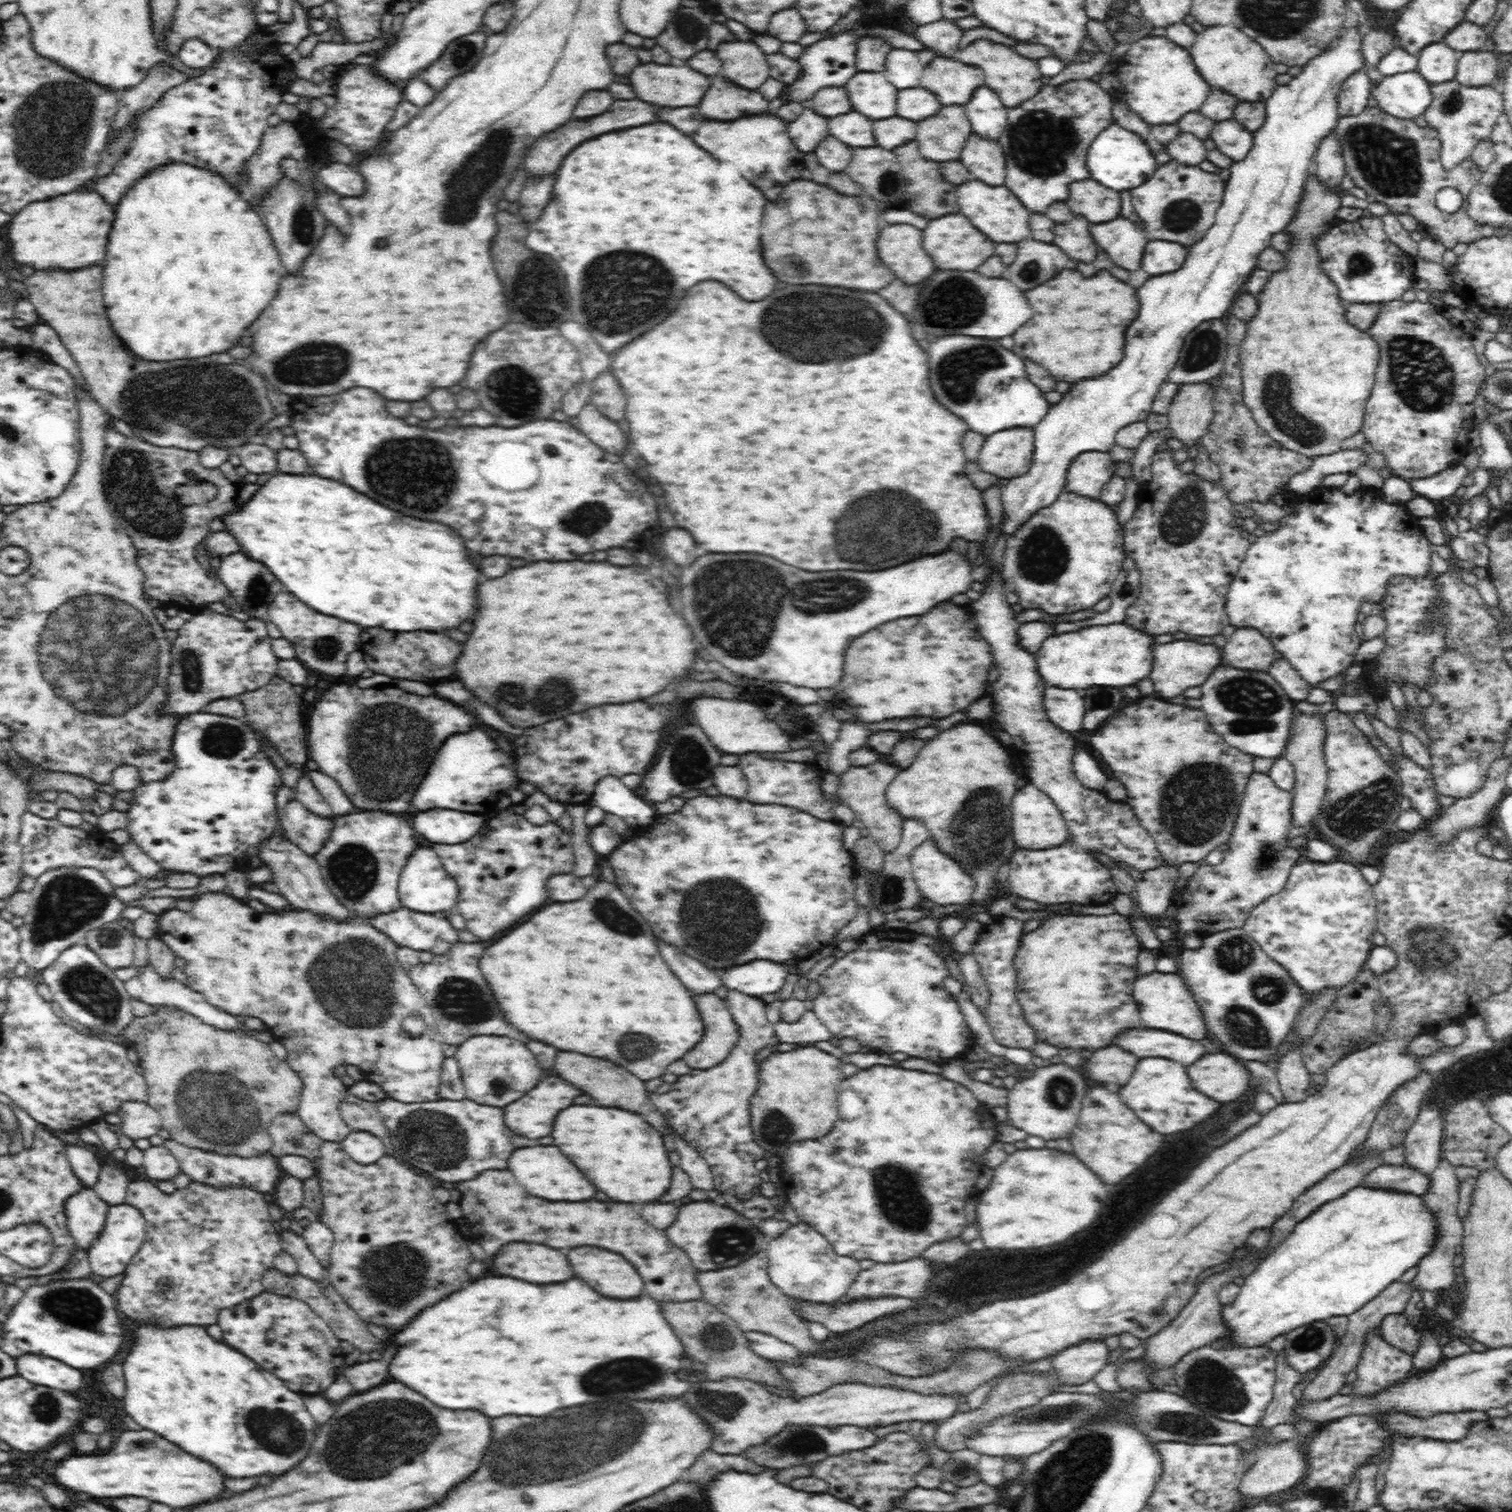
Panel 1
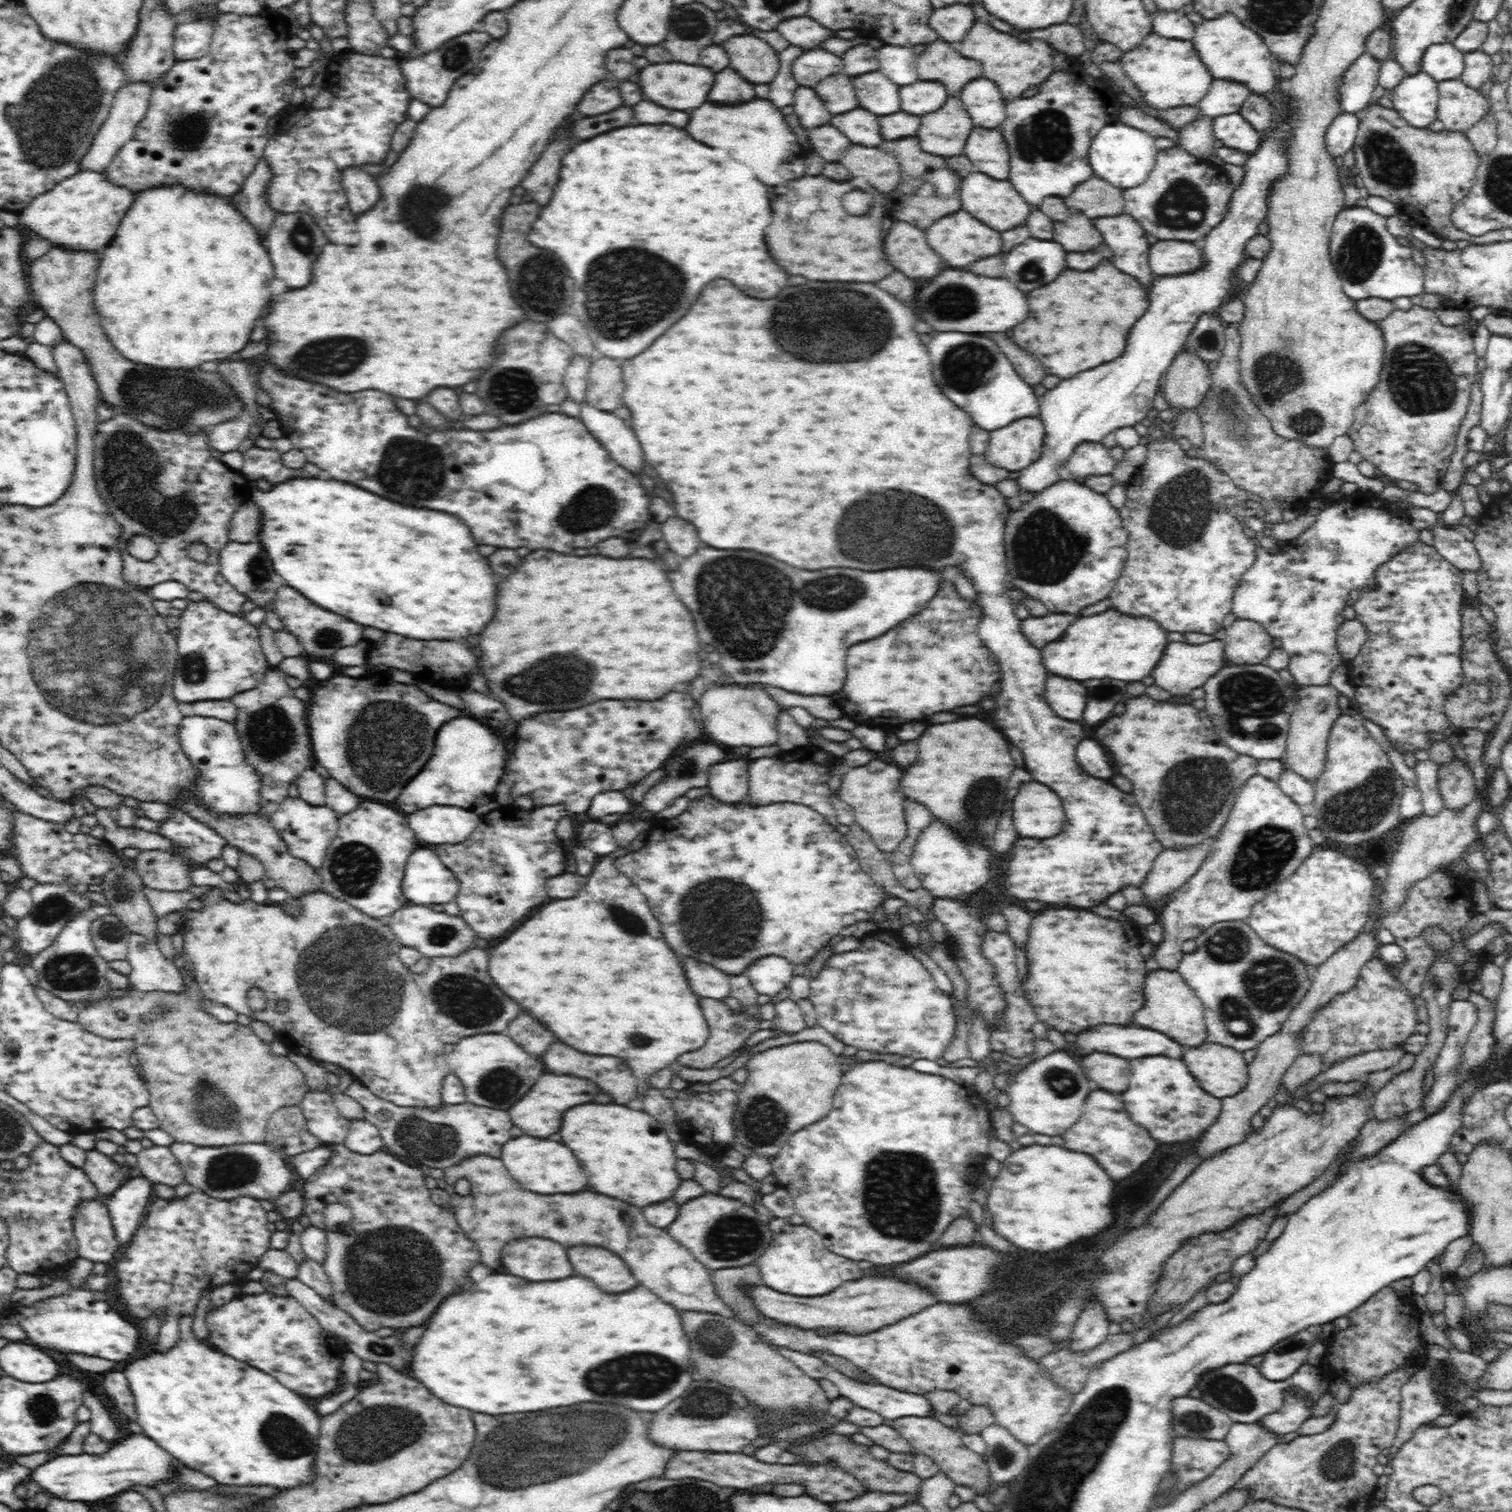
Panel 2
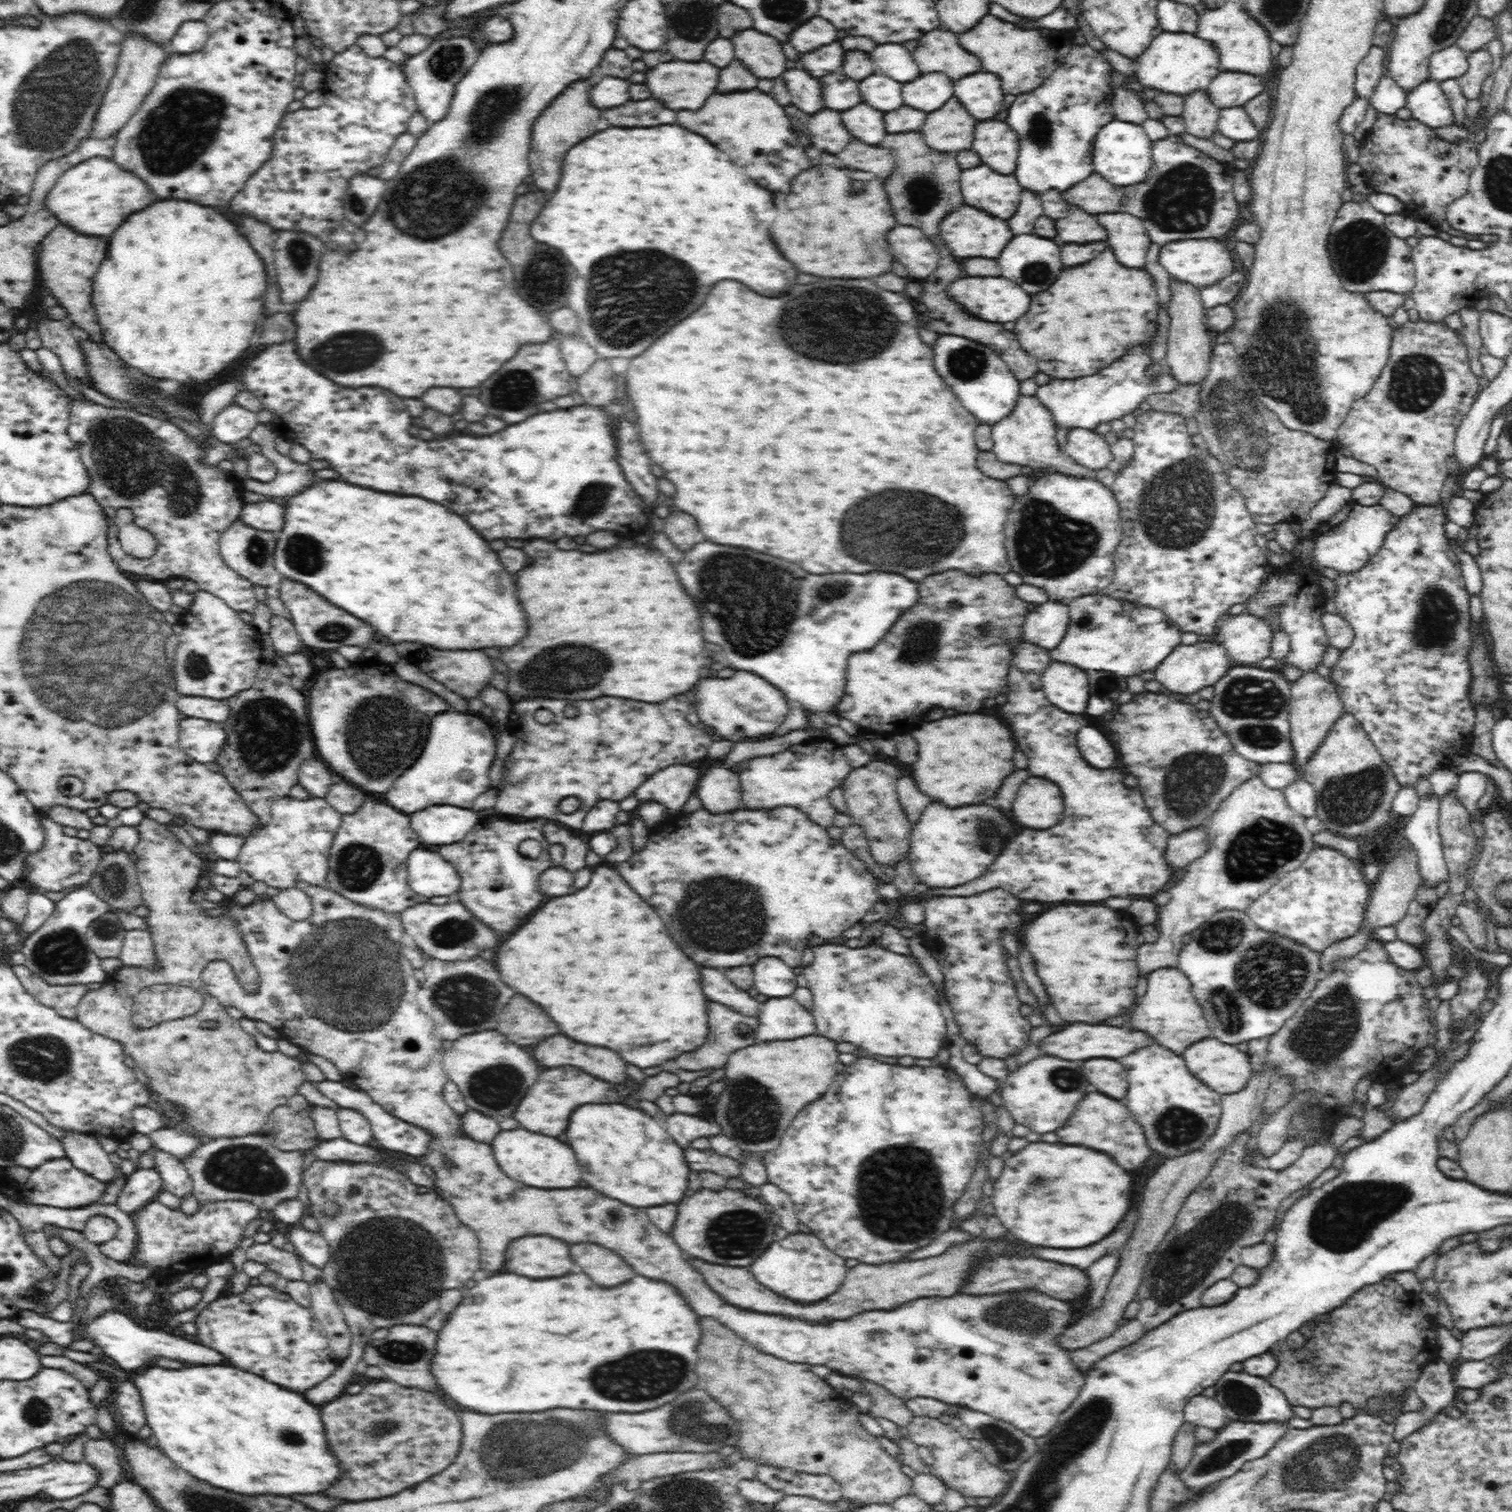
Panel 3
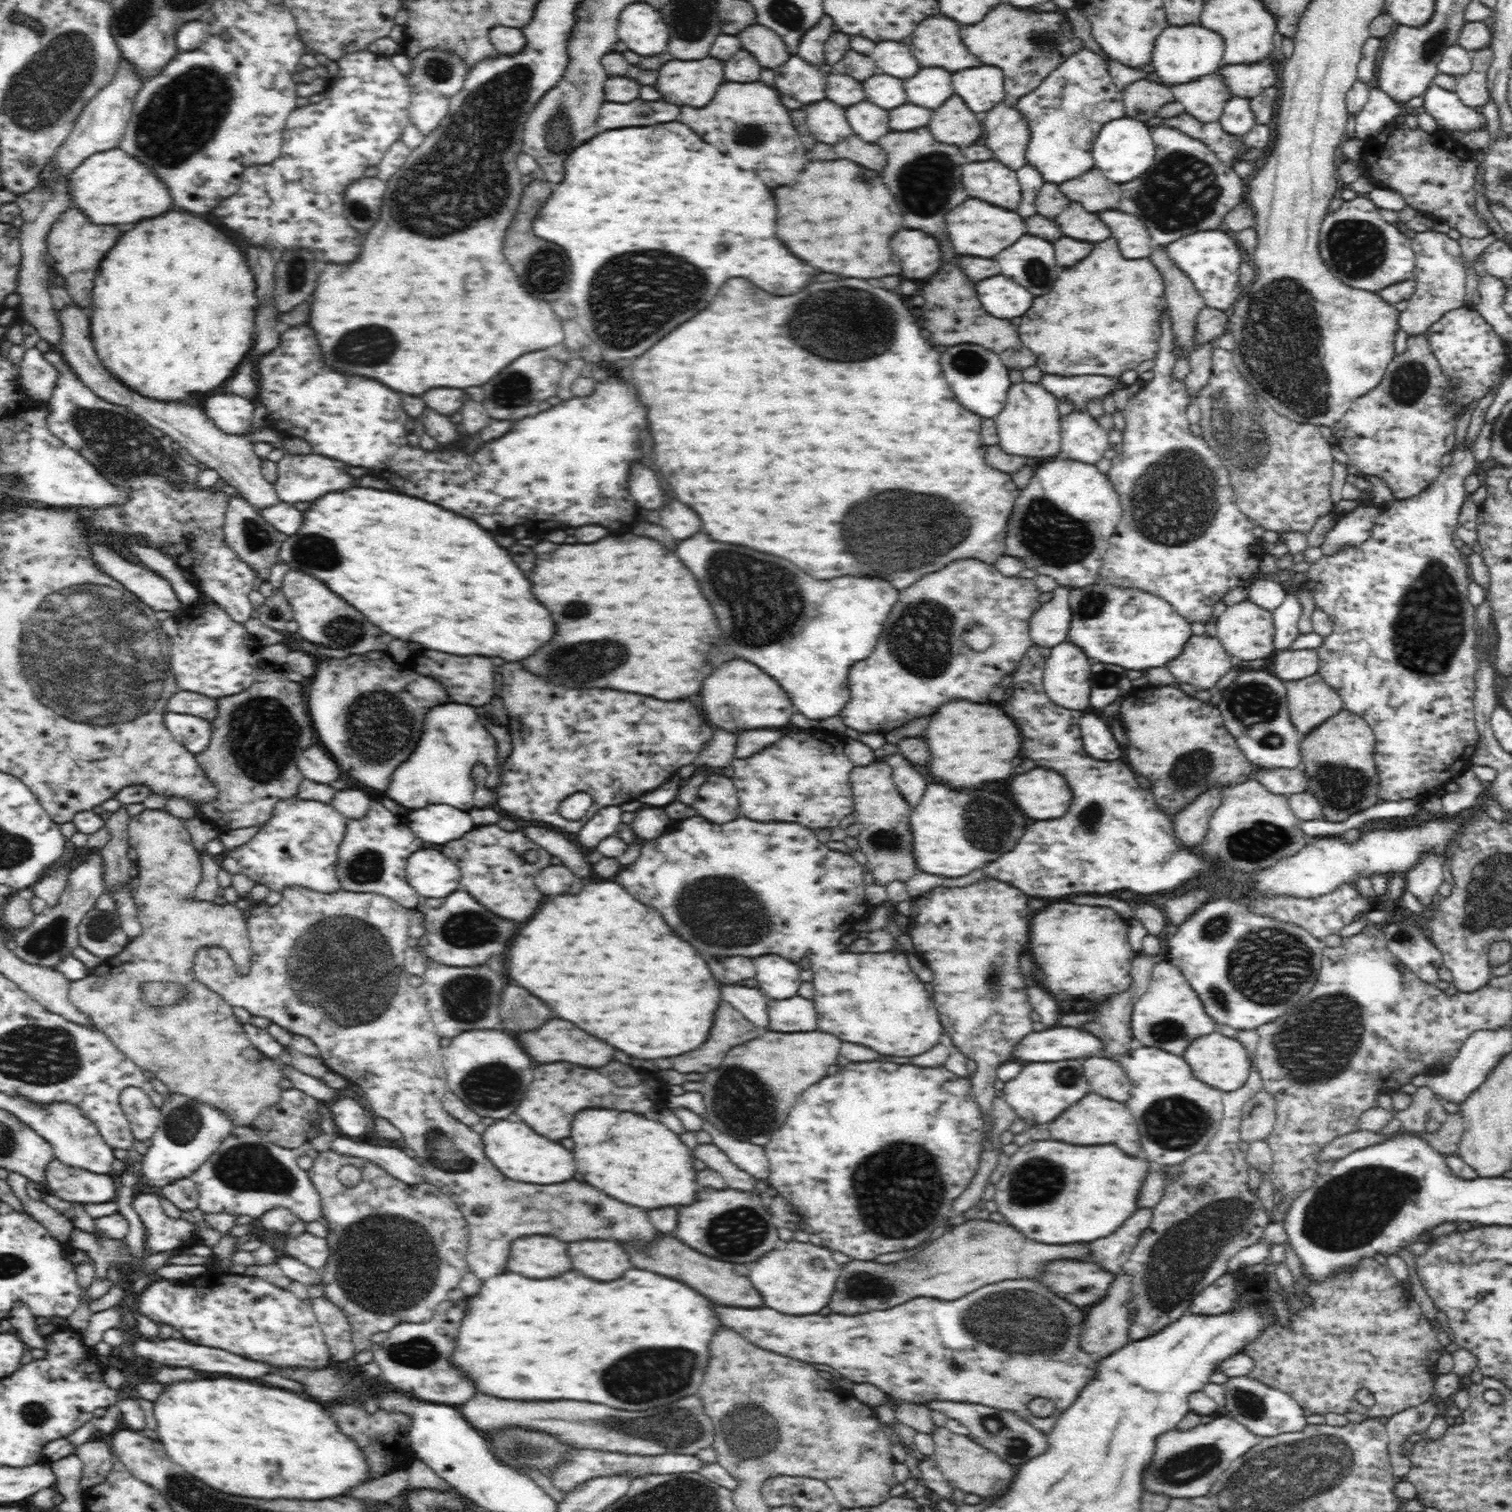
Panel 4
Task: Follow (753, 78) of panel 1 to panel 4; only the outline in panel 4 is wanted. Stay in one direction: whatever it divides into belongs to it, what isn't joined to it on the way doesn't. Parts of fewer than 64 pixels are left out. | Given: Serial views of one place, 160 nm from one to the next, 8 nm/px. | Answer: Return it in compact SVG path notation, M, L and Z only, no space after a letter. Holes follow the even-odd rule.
M748 26L738 36L742 46L754 54L762 68L778 68L792 55L778 33L768 27Z

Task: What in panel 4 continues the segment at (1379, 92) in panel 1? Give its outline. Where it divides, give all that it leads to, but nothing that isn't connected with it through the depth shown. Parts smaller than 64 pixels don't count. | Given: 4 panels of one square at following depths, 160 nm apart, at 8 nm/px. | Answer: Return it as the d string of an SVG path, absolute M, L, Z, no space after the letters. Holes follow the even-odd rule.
M1430 85L1423 93L1423 104L1426 113L1433 116L1444 129L1470 132L1487 124L1482 111L1466 106L1456 92Z

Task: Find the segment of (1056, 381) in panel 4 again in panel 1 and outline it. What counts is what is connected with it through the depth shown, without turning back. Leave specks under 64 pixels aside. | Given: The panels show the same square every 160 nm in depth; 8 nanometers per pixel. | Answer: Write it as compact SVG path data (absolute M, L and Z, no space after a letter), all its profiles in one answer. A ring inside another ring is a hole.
M1346 28L1346 32L1342 33L1342 38L1338 40L1338 44L1336 44L1336 46L1332 46L1332 48L1328 48L1328 50L1324 49L1324 54L1319 53L1318 56L1311 57L1310 60L1302 66L1302 72L1297 77L1294 77L1286 85L1278 86L1274 92L1271 93L1271 96L1267 97L1267 100L1264 102L1266 105L1266 118L1264 120L1264 124L1262 124L1258 130L1253 132L1253 144L1250 152L1248 152L1244 160L1235 163L1233 162L1229 168L1230 177L1225 182L1223 201L1216 212L1215 224L1206 232L1206 235L1202 240L1199 240L1197 244L1188 248L1187 258L1183 263L1182 268L1179 268L1174 272L1153 276L1148 280L1148 282L1146 282L1146 284L1144 284L1144 286L1140 286L1140 288L1138 288L1138 292L1136 292L1136 294L1138 294L1138 300L1140 300L1140 312L1138 312L1140 316L1138 316L1138 318L1128 326L1128 330L1126 330L1126 347L1122 362L1112 368L1112 370L1109 370L1108 374L1097 376L1097 378L1094 379L1080 379L1079 381L1072 383L1070 390L1062 395L1062 399L1058 403L1055 405L1049 405L1048 414L1040 423L1037 424L1036 427L1033 428L1034 450L1031 457L1031 466L1028 469L1028 472L1025 472L1016 479L1008 479L1008 482L1004 484L1004 486L1000 487L1000 503L1004 502L1004 510L1006 510L1006 520L1002 522L1002 530L1004 530L1006 534L1012 534L1012 536L1014 536L1014 534L1016 534L1016 532L1018 532L1018 530L1020 530L1020 528L1024 526L1024 524L1026 524L1026 522L1036 514L1036 512L1044 510L1046 507L1050 507L1052 504L1057 502L1058 498L1062 495L1062 491L1064 491L1064 486L1067 481L1066 474L1068 467L1072 464L1072 461L1076 456L1082 452L1110 451L1115 445L1115 436L1120 428L1124 428L1124 426L1128 426L1128 424L1132 424L1133 422L1146 420L1146 417L1152 412L1152 402L1154 402L1154 398L1156 398L1156 394L1158 394L1160 384L1165 382L1168 374L1170 374L1170 370L1174 368L1178 361L1179 354L1182 351L1183 343L1187 334L1192 329L1195 329L1200 323L1205 323L1210 320L1224 319L1224 317L1228 315L1228 310L1232 306L1236 296L1240 296L1244 293L1245 284L1249 282L1250 275L1254 270L1256 270L1256 268L1258 268L1257 264L1261 262L1261 255L1271 247L1272 236L1278 232L1285 232L1286 226L1290 224L1290 221L1296 218L1295 210L1297 209L1297 202L1302 198L1304 192L1303 186L1306 175L1310 173L1314 167L1312 156L1317 151L1317 148L1320 146L1325 136L1328 135L1329 132L1335 130L1339 118L1341 117L1338 112L1337 105L1337 98L1341 92L1341 88L1344 86L1345 80L1348 79L1350 75L1356 74L1356 72L1360 71L1361 68L1364 67L1365 58L1360 58L1362 42L1364 42L1364 38L1360 36L1360 32L1358 32L1356 28Z

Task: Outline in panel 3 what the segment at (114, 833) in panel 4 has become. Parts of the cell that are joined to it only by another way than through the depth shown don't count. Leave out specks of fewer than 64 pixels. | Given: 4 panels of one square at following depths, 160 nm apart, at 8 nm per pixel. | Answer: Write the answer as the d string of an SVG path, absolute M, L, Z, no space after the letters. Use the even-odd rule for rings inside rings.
M111 850L101 856L98 868L86 885L96 893L96 896L108 903L111 910L115 910L115 912L122 910L132 913L137 906L144 905L137 874L137 866L130 861L127 852Z

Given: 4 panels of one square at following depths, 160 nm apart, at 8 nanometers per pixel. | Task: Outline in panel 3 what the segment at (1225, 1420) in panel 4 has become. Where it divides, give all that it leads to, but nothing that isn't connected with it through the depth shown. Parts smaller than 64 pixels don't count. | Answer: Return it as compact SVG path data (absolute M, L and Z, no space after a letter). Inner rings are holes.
M1229 1421L1222 1430L1216 1431L1217 1440L1212 1439L1207 1443L1204 1441L1200 1448L1195 1446L1192 1459L1179 1472L1179 1479L1189 1491L1217 1484L1224 1478L1234 1476L1234 1473L1250 1460L1265 1456L1288 1430L1286 1421Z

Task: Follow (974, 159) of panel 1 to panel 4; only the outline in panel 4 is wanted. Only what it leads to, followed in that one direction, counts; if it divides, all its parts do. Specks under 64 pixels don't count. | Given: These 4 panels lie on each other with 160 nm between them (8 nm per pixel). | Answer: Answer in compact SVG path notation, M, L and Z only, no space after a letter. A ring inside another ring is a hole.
M1002 102L994 112L986 112L984 128L988 134L988 148L994 152L996 160L1012 170L1026 164L1030 131L1014 104Z

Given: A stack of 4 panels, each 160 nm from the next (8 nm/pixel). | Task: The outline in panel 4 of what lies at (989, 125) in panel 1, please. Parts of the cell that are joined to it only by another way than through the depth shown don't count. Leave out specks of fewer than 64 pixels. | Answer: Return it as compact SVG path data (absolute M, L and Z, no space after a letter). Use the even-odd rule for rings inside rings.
M978 66L978 68L966 68L966 72L956 72L952 74L952 84L954 84L954 94L962 96L964 102L968 104L968 108L972 112L986 112L990 108L994 108L1000 100L1004 100L1003 87L1004 75L999 68L986 68L986 66Z

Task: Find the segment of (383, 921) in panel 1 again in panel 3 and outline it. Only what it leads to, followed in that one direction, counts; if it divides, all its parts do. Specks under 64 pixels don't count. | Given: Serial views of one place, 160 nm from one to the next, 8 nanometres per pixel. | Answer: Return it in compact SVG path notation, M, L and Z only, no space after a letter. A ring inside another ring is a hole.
M450 901L443 905L420 903L406 908L398 913L399 922L402 923L404 932L410 934L418 948L428 958L438 960L472 960L482 950L494 948L498 944L496 931L483 926L482 922L474 918L460 901Z

